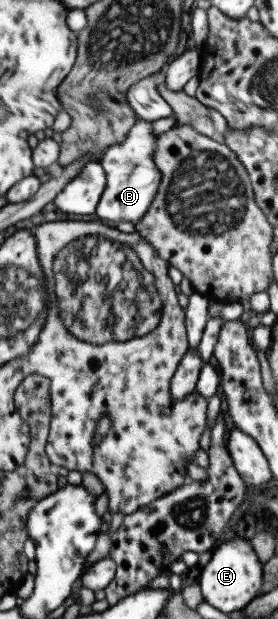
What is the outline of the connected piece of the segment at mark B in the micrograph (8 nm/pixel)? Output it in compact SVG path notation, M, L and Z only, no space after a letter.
M138 120L123 143L105 149L99 163L106 175L106 189L98 203L96 219L115 226L121 221L134 224L145 216L162 181L162 173L154 163L156 139L157 136L152 134L152 122Z

